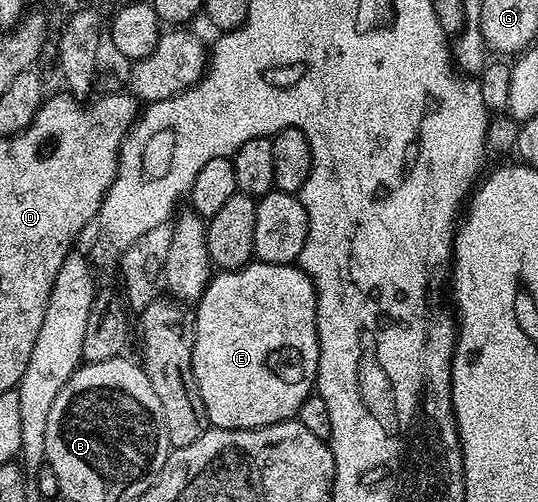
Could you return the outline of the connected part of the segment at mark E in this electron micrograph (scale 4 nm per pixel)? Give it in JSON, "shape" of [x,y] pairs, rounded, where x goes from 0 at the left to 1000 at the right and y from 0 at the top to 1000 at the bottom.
{"shape":[[[465,522],[448,534],[411,538],[390,556],[385,578],[377,578],[372,598],[362,606],[362,689],[359,691],[359,735],[362,761],[370,761],[370,785],[377,791],[377,809],[385,809],[385,833],[398,853],[487,853],[543,837],[556,809],[584,779],[593,729],[593,673],[589,671],[589,580],[582,556],[550,524],[487,526]]]}

